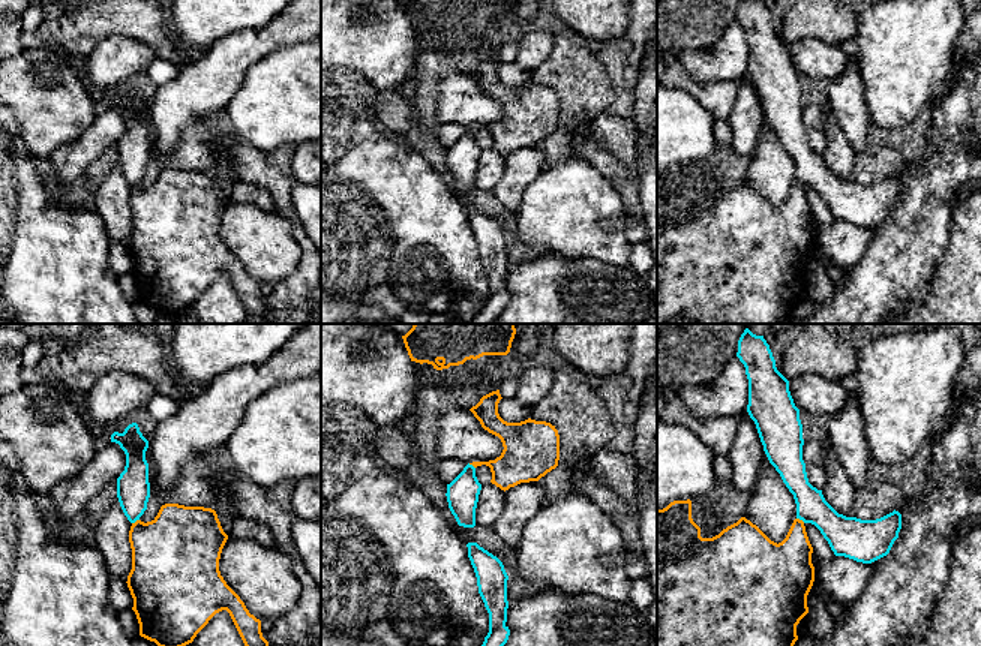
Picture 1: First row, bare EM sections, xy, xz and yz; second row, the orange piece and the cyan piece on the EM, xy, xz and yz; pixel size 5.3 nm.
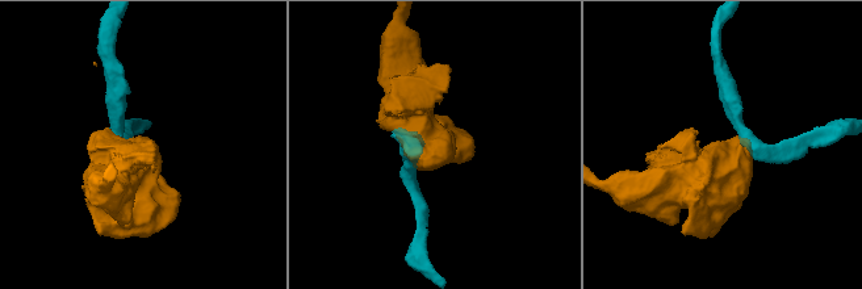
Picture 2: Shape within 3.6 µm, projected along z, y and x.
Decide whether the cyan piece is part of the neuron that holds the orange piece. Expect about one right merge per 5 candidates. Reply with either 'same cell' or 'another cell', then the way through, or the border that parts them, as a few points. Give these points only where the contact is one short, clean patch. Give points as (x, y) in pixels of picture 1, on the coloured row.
another cell; border along yz (797, 517), (804, 522)

